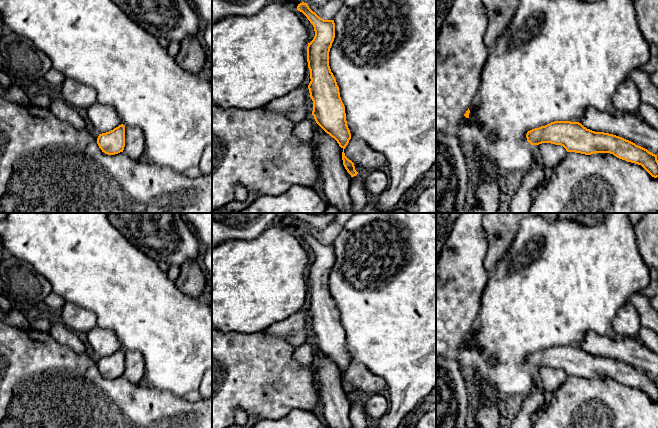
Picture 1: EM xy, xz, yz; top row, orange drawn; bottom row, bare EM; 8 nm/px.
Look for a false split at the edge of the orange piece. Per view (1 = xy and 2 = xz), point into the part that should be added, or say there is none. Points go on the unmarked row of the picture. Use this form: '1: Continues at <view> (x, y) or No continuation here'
1: No continuation here
2: No continuation here

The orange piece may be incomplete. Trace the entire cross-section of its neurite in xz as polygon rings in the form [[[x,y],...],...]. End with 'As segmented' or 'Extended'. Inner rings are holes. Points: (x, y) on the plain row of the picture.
[[[304,226],[298,228],[297,233],[307,241],[315,255],[313,264],[307,270],[307,286],[311,303],[308,313],[313,325],[312,339],[316,347],[343,373],[343,389],[351,401],[354,401],[358,396],[355,394],[354,387],[344,377],[351,363],[345,330],[329,290],[329,276],[335,262],[334,244],[320,242]]]. As segmented

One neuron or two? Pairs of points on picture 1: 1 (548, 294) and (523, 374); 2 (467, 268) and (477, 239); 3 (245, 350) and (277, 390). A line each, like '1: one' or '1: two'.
1: one
2: one
3: one

